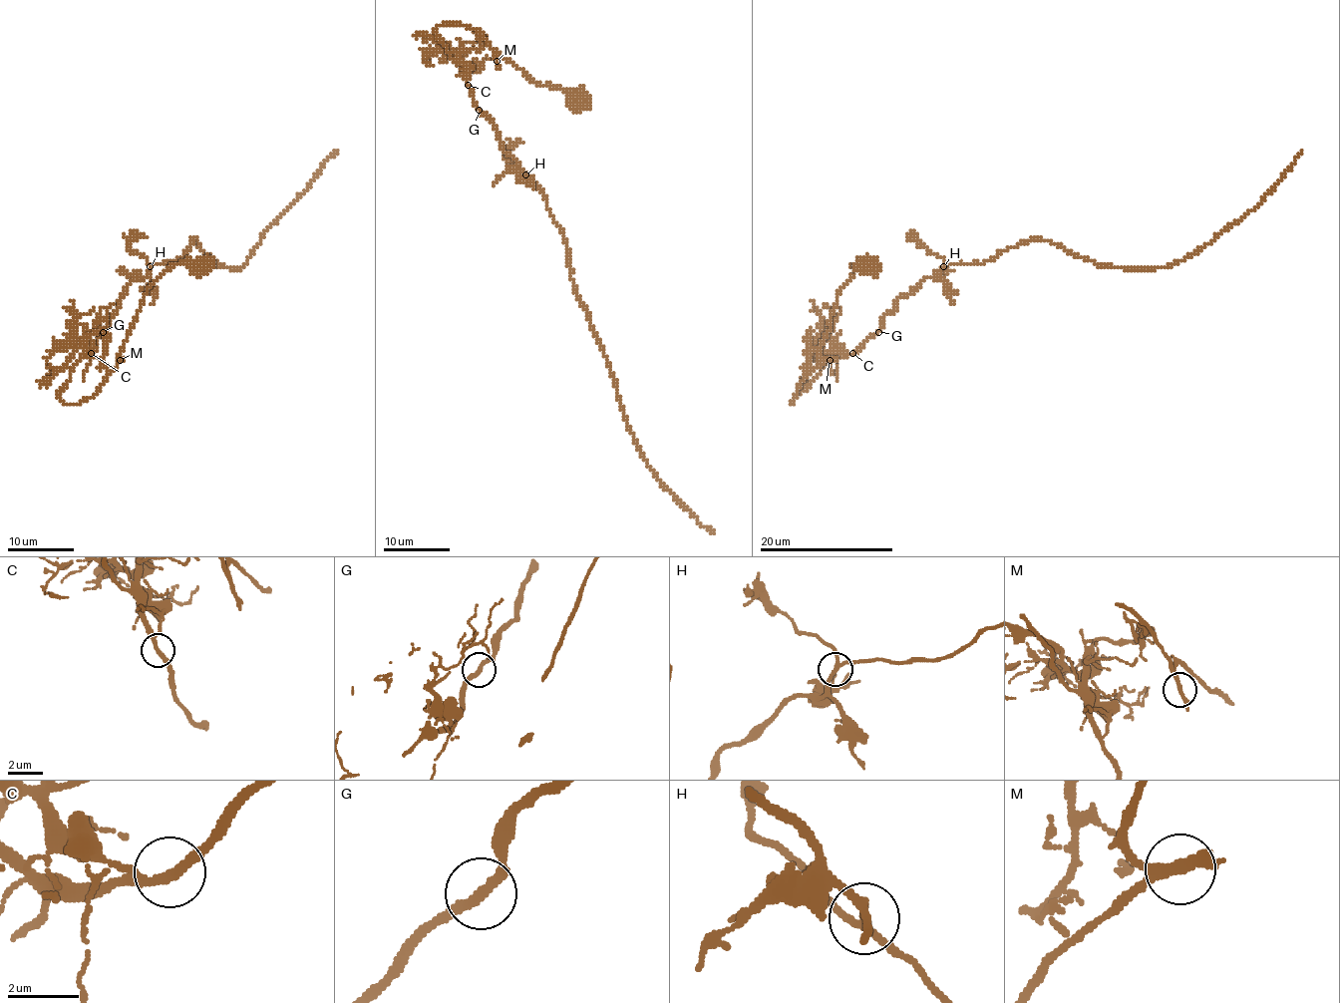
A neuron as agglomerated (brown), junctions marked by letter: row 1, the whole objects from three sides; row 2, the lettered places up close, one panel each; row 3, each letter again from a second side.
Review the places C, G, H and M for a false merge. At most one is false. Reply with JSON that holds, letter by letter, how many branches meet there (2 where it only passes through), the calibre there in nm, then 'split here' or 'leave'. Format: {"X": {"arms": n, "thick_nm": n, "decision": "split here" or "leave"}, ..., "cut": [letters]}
{"C": {"arms": 3, "thick_nm": 200, "decision": "leave"}, "G": {"arms": 2, "thick_nm": 260, "decision": "leave"}, "H": {"arms": 3, "thick_nm": 190, "decision": "leave"}, "M": {"arms": 3, "thick_nm": 240, "decision": "leave"}, "cut": []}

